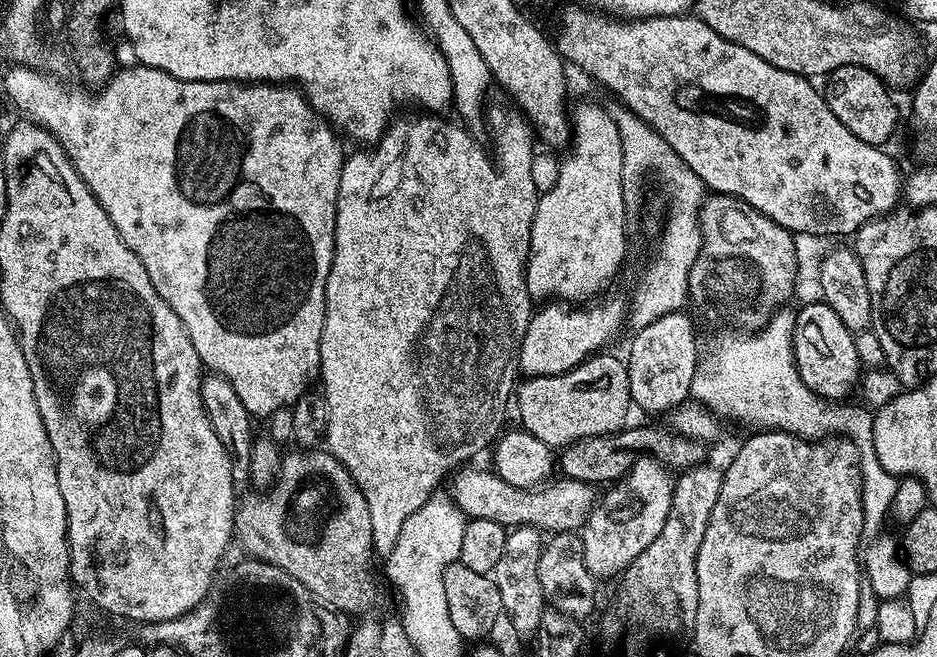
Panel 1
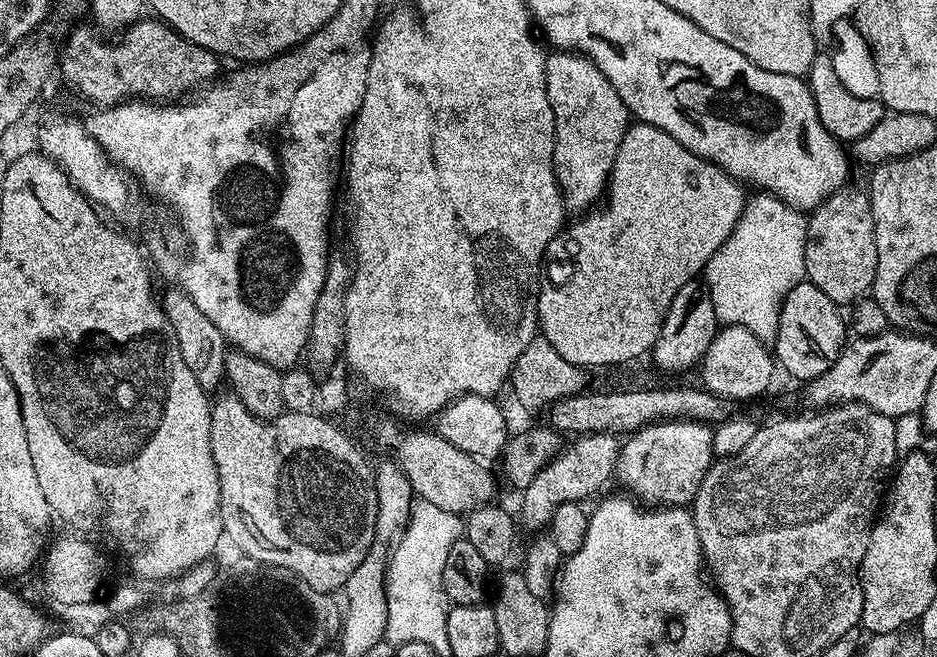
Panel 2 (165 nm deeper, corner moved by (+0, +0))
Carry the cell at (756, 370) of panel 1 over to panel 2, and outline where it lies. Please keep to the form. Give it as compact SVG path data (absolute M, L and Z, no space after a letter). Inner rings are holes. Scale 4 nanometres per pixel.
M756 194L747 201L742 217L744 236L734 234L710 258L704 267L702 279L710 290L710 298L714 302L717 321L727 326L737 324L750 330L758 339L768 342L778 330L778 322L782 314L782 306L786 294L794 290L805 279L804 263L806 262L806 234L808 233L808 216L776 196Z

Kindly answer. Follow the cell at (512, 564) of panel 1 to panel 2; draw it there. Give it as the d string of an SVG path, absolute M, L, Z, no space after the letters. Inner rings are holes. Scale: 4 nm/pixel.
M590 432L580 434L575 437L576 440L572 445L561 447L559 454L547 464L542 471L534 478L534 482L530 482L528 488L523 489L520 500L520 512L518 511L519 519L528 528L540 528L536 530L547 529L554 518L554 510L558 510L558 506L562 506L571 500L577 502L587 501L587 496L592 496L607 480L613 479L616 470L616 459L620 457L621 441L617 439L611 432Z

